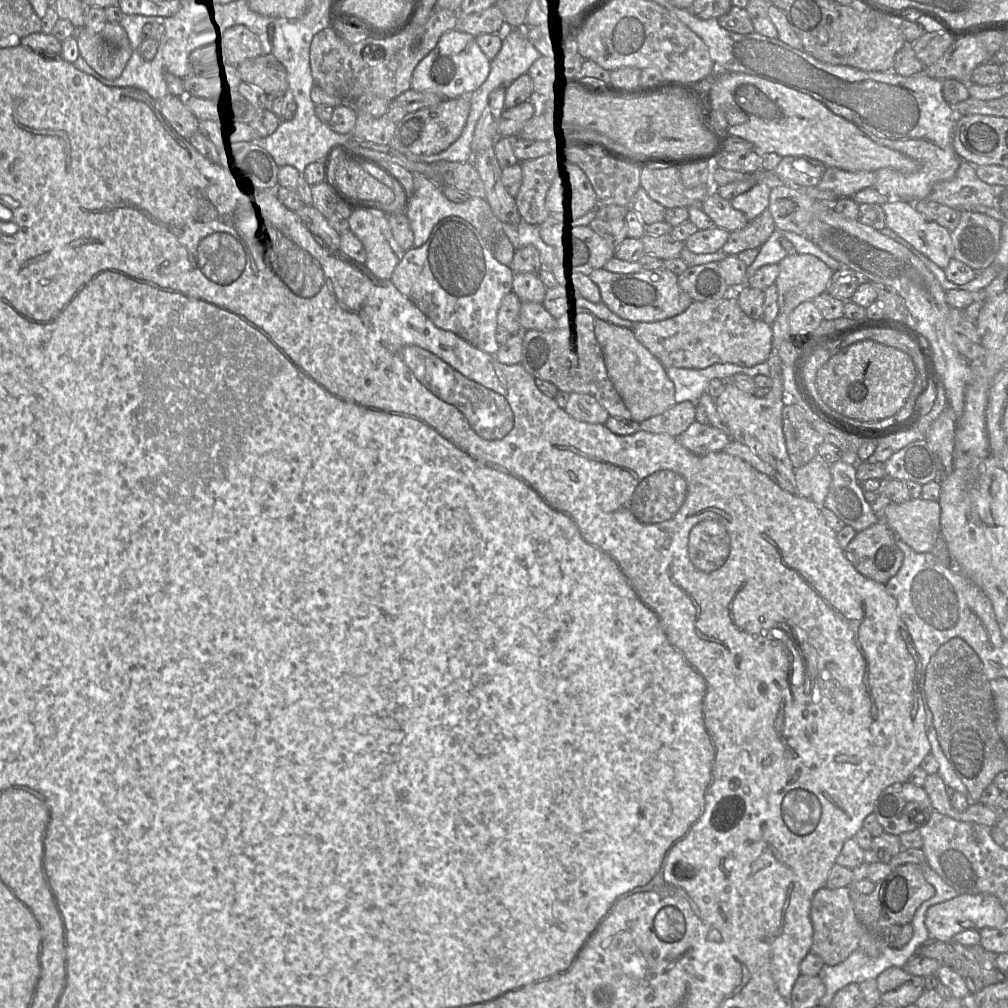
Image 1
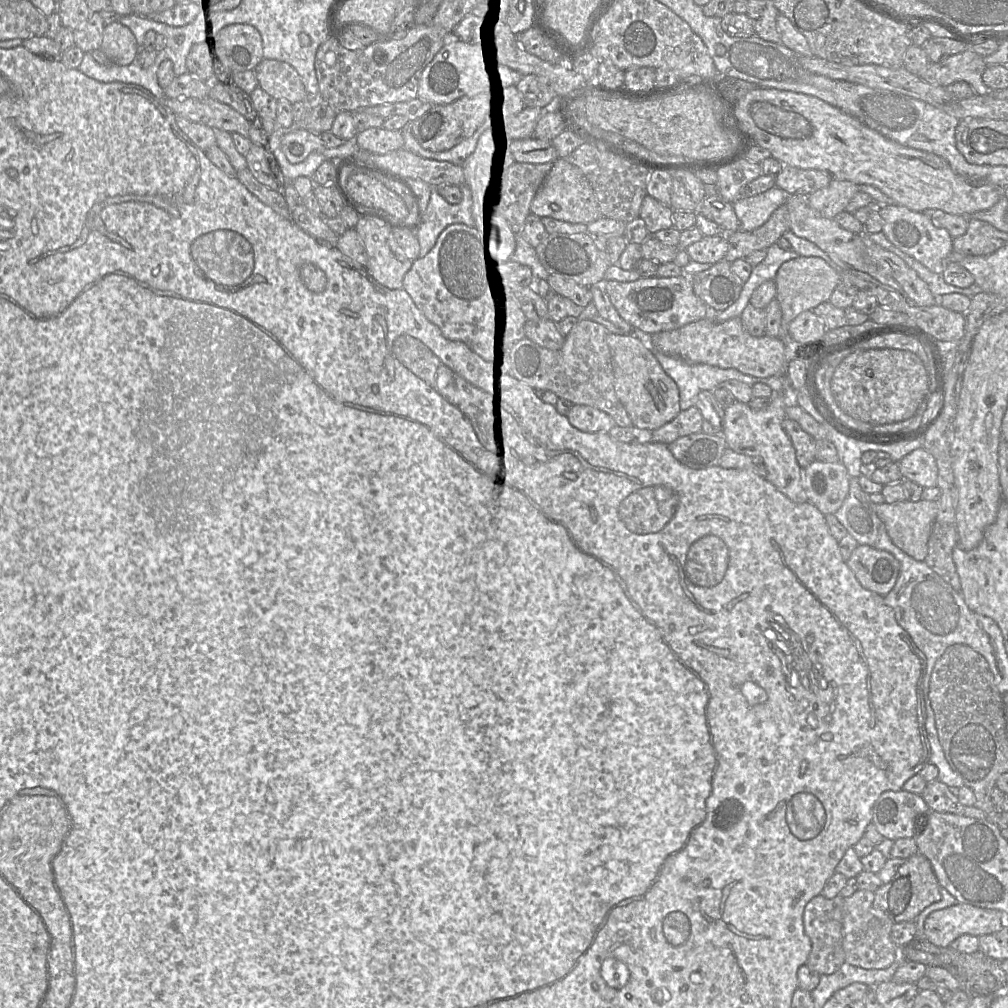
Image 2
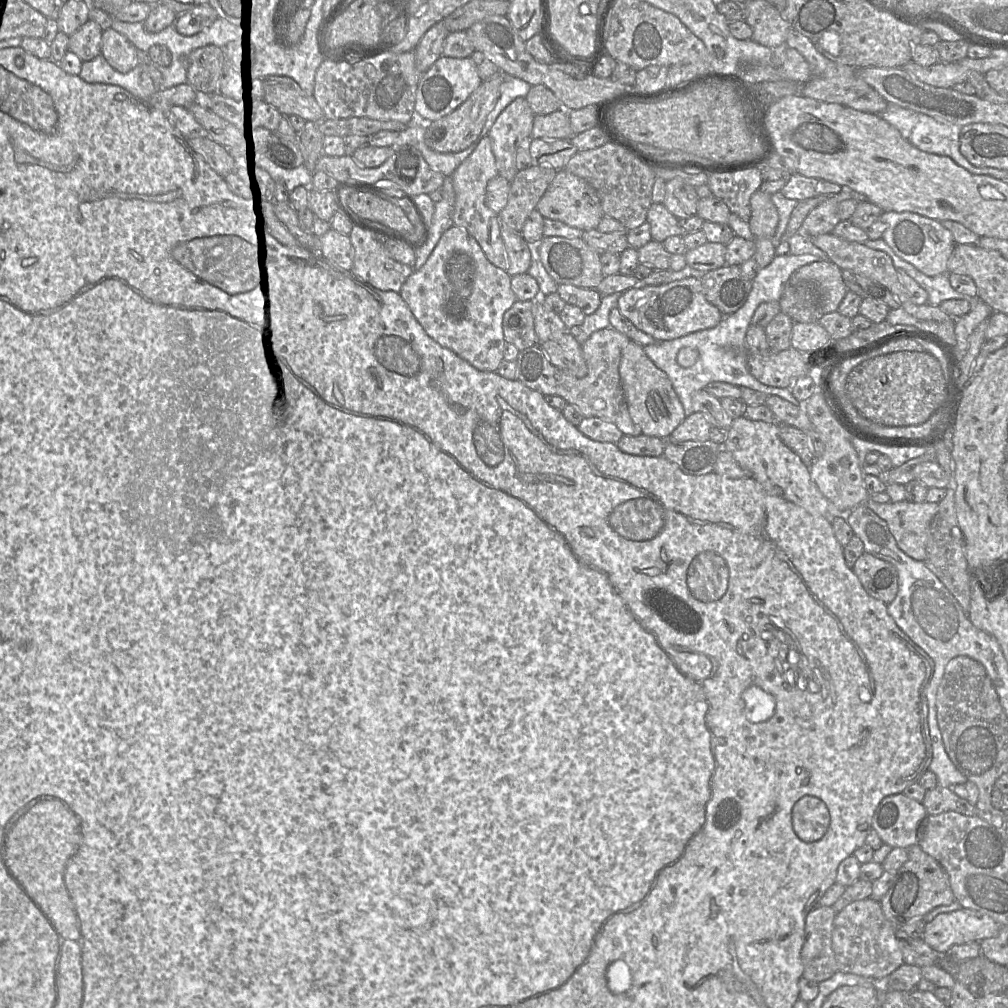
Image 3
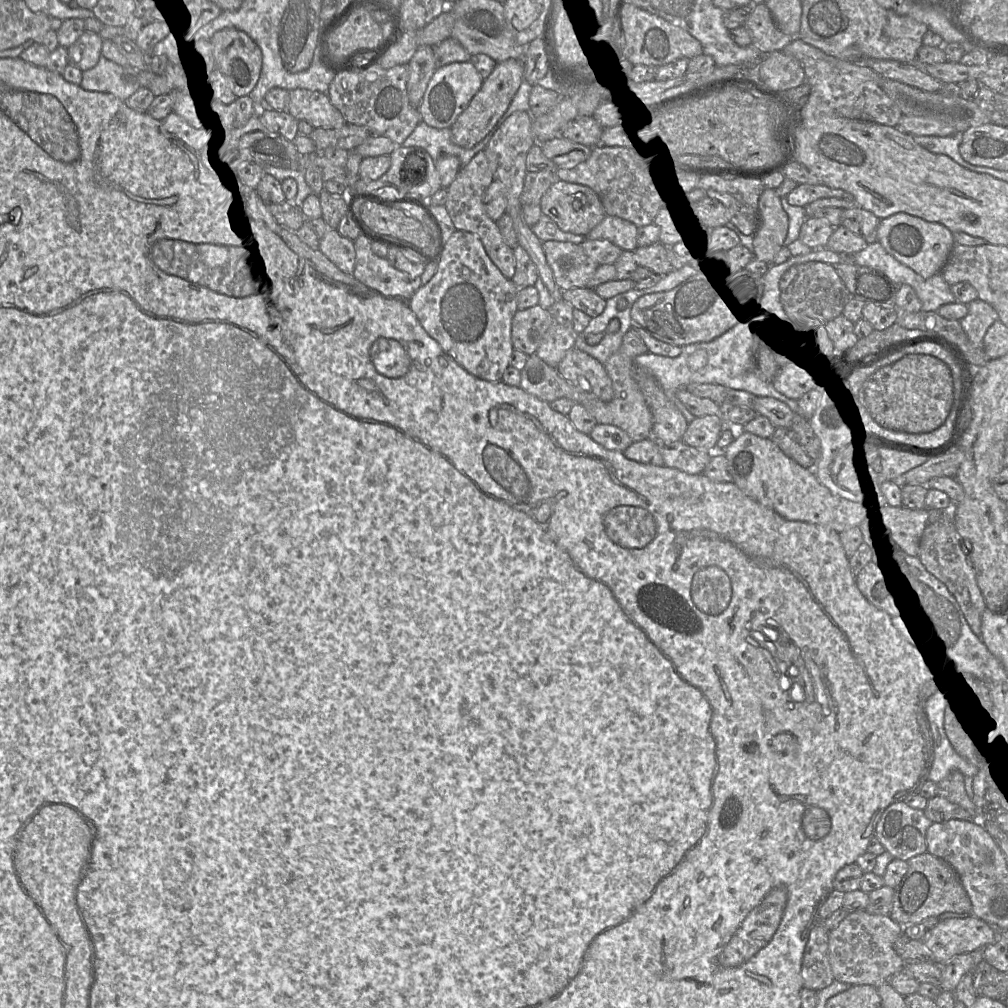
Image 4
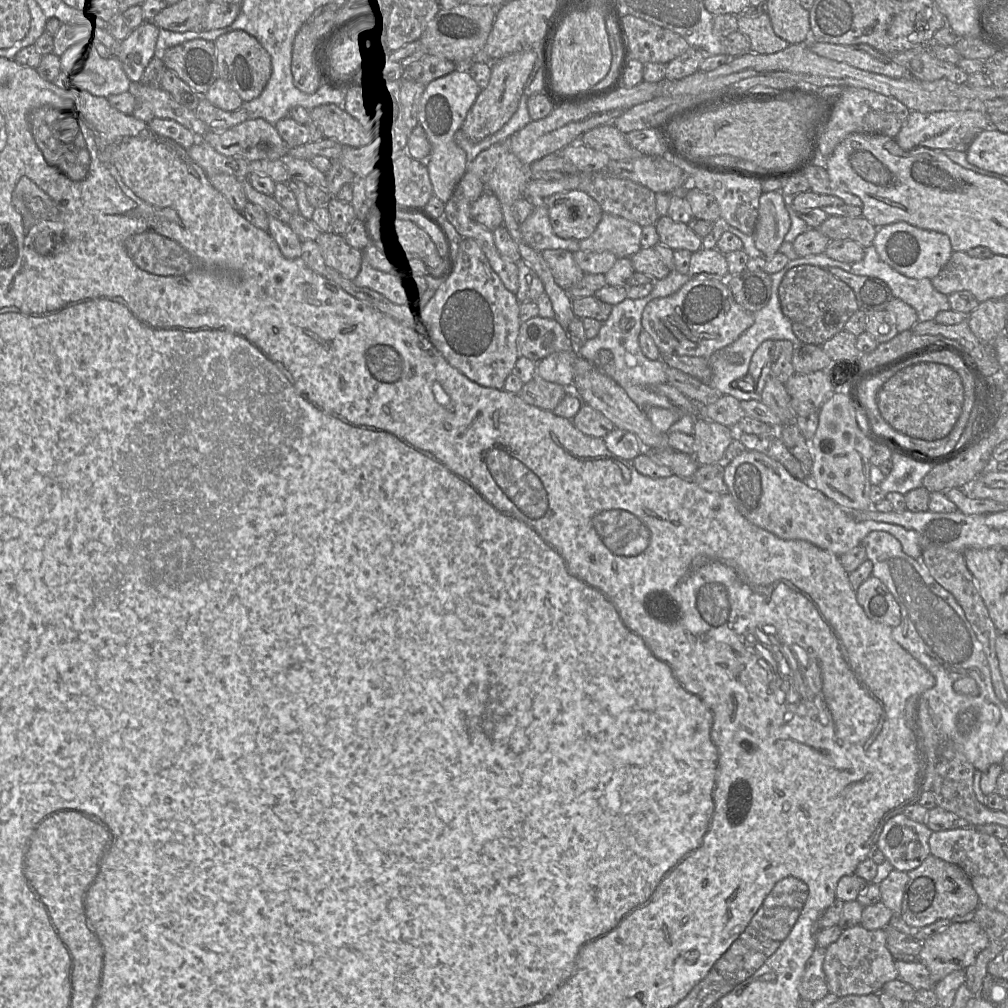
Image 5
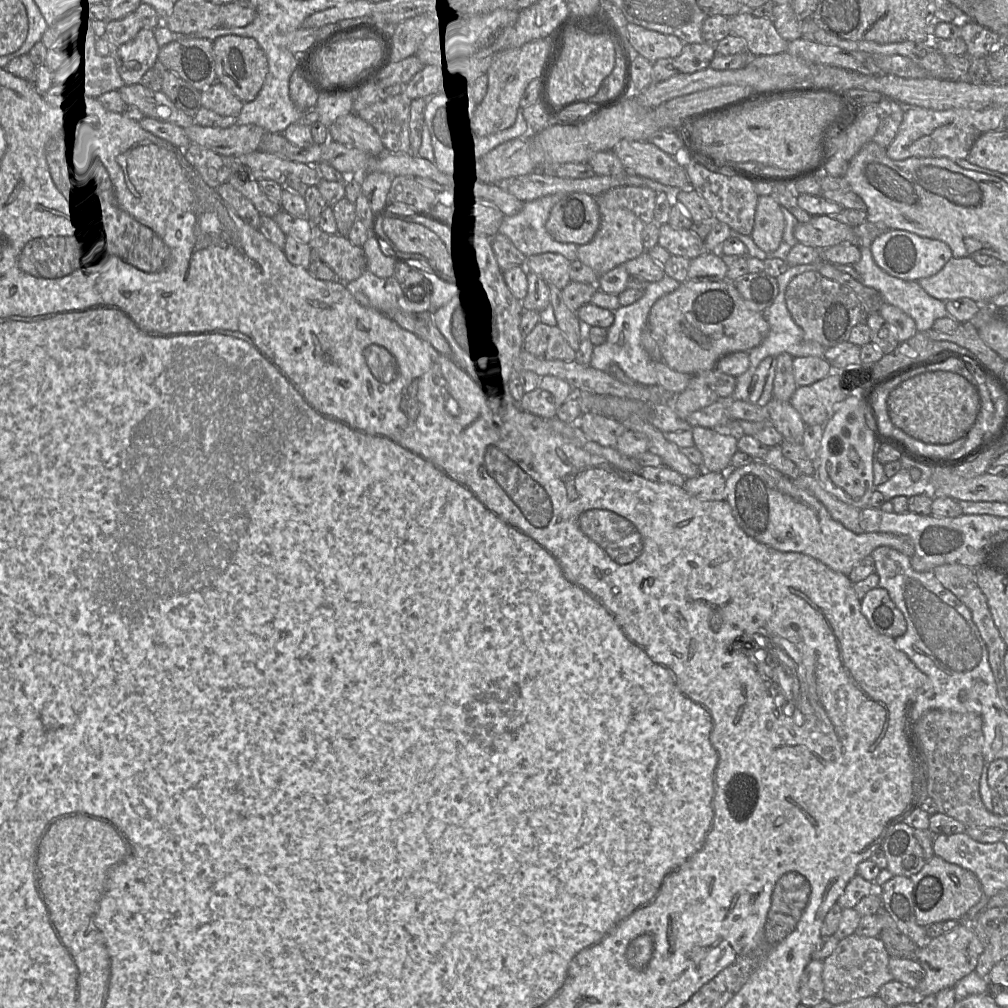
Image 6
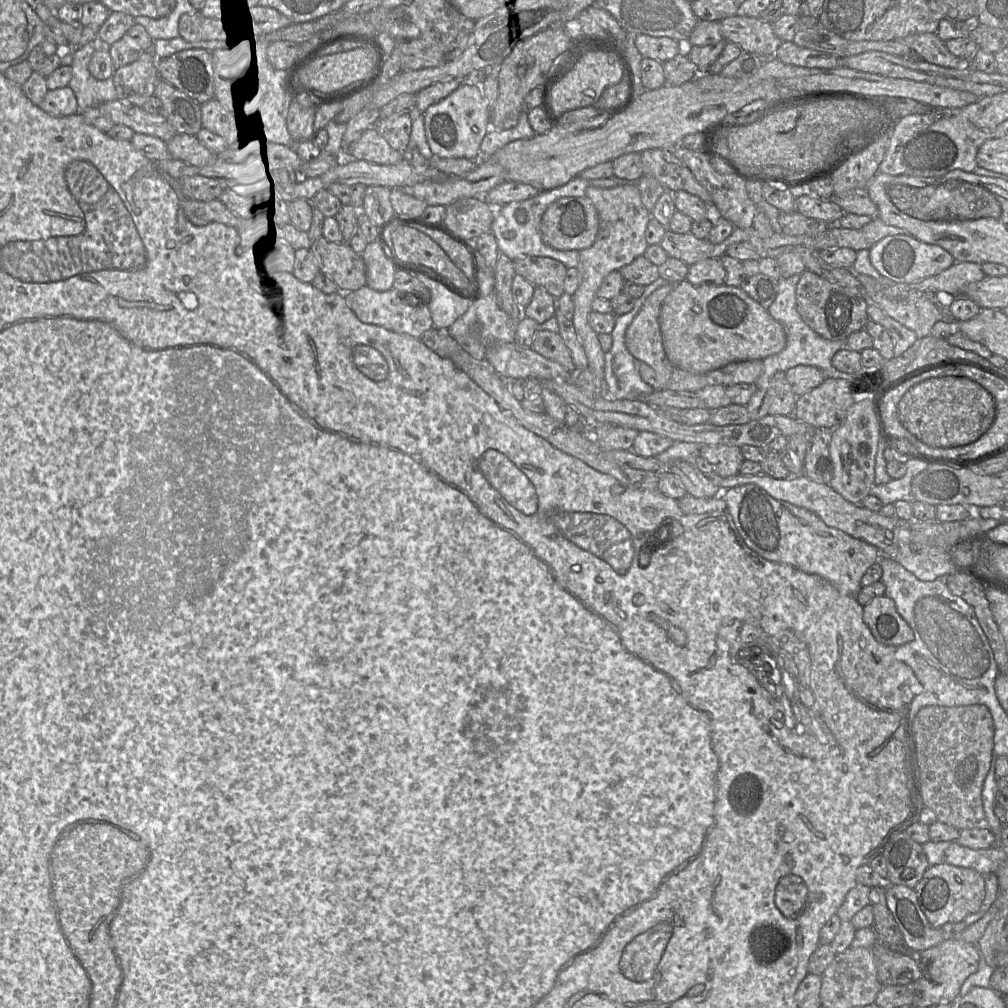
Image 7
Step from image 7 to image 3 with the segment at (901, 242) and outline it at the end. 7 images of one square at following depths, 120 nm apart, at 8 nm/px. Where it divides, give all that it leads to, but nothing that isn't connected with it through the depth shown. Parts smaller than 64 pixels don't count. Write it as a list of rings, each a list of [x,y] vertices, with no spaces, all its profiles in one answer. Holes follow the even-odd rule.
[[[884,211],[880,220],[886,223],[882,239],[903,260],[927,276],[948,274],[948,260],[956,245],[952,233],[934,219],[913,213]]]

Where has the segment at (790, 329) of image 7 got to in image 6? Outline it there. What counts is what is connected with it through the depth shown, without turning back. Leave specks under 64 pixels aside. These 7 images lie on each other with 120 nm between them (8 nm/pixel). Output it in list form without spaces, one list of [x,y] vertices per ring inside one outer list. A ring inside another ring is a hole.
[[[819,261],[810,264],[789,266],[784,273],[782,273],[776,278],[778,284],[778,294],[774,302],[762,312],[762,315],[769,324],[768,334],[760,345],[748,351],[750,366],[746,372],[736,377],[736,386],[732,394],[732,399],[748,401],[750,395],[749,387],[752,382],[752,378],[755,374],[755,371],[759,363],[768,356],[777,357],[781,353],[788,353],[793,358],[807,356],[824,357],[824,353],[828,347],[824,347],[817,342],[805,338],[803,330],[793,320],[787,308],[785,300],[785,292],[790,281],[795,276],[800,275],[804,272],[818,271],[818,267]]]

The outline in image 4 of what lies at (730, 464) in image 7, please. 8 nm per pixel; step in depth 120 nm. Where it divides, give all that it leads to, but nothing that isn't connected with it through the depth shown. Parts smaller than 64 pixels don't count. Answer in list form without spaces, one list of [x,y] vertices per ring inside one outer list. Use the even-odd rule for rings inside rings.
[[[717,416],[695,417],[692,422],[688,423],[682,441],[689,446],[714,452],[722,430],[722,418]]]

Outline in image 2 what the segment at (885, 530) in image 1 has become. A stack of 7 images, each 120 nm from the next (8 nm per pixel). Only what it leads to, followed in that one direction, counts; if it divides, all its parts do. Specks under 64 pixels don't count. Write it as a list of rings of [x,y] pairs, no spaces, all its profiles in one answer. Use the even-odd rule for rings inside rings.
[[[858,545],[847,565],[867,590],[886,596],[900,574],[899,561],[889,552],[868,545]]]

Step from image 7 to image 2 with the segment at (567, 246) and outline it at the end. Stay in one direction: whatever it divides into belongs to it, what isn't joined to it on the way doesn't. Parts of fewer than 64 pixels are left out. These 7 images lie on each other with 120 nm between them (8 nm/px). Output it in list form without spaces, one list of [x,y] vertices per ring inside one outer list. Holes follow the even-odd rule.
[[[559,158],[554,162],[552,170],[532,202],[531,212],[542,218],[552,217],[565,222],[587,225],[603,217],[590,182],[567,158]]]

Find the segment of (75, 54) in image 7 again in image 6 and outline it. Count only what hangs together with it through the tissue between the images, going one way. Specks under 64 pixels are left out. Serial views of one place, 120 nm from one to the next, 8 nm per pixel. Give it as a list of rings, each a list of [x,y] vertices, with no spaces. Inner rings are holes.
[[[91,32],[83,39],[81,47],[84,47],[84,58],[73,70],[76,92],[94,99],[125,86],[113,55],[103,57],[96,54],[98,41],[96,32]]]

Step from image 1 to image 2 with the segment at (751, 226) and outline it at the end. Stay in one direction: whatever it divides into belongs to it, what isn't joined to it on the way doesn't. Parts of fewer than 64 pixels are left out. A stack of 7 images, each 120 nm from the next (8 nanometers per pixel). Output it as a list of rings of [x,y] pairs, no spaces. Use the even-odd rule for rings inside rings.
[[[786,204],[777,208],[770,216],[768,221],[759,228],[753,231],[738,230],[733,233],[727,234],[728,239],[728,251],[725,256],[725,260],[732,263],[733,261],[745,258],[754,251],[768,249],[774,243],[783,236],[783,234],[789,230],[789,212]]]

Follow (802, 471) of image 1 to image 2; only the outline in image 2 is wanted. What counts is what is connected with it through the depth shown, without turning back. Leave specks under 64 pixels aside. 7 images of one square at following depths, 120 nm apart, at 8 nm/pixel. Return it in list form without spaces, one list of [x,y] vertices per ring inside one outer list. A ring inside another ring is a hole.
[[[814,460],[803,468],[802,486],[813,504],[823,515],[835,514],[849,492],[850,475],[840,462]]]

